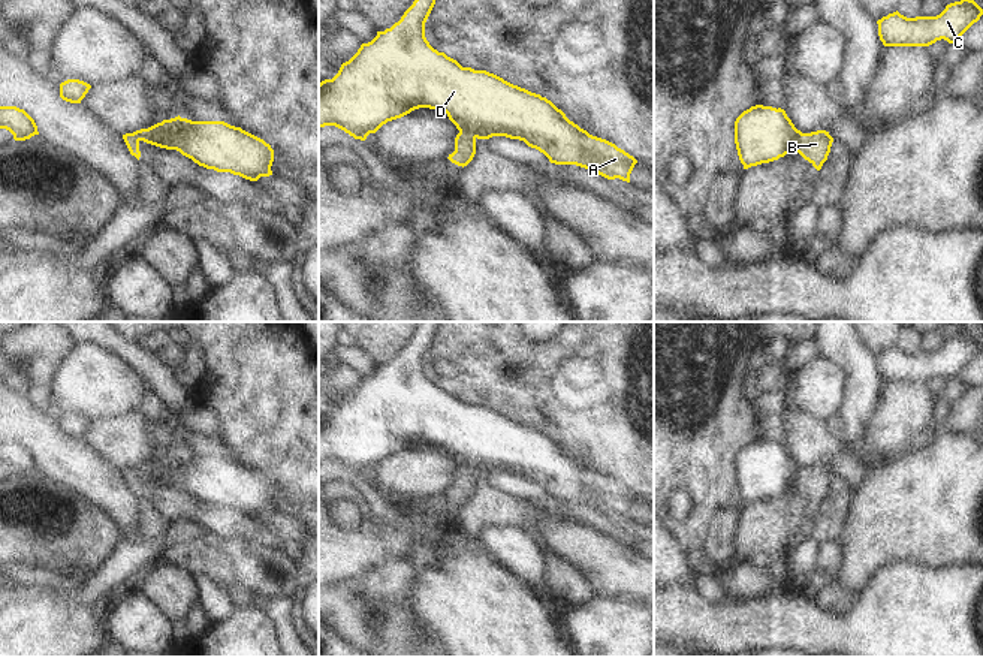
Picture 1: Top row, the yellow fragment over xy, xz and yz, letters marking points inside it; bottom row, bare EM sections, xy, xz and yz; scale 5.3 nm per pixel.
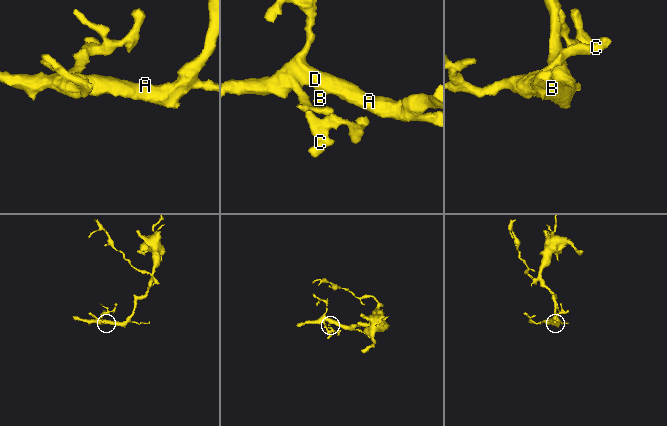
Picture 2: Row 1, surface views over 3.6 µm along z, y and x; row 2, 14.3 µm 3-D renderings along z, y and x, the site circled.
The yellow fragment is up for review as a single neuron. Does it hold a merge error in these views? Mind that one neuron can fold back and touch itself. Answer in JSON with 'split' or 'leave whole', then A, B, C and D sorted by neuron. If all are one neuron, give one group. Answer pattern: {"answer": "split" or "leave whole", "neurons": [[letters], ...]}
{"answer": "split", "neurons": [["A", "C", "D"], ["B"]]}

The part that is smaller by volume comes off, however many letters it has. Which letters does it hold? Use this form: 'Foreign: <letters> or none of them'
Foreign: B

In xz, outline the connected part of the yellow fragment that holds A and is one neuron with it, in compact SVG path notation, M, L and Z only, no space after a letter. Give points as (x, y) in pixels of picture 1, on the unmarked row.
M422 322L401 355L362 379L358 388L341 400L332 415L319 419L319 464L335 461L355 474L365 476L388 456L419 443L440 444L459 467L477 474L506 471L524 476L543 488L551 498L576 500L607 515L630 518L637 495L615 479L592 471L551 436L513 421L486 406L462 403L456 395L434 385L425 373L425 358L440 329L440 322Z

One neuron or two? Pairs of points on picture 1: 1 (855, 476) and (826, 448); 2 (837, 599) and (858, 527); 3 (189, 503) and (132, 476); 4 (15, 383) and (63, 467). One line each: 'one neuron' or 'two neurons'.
1: one neuron
2: two neurons
3: one neuron
4: two neurons

